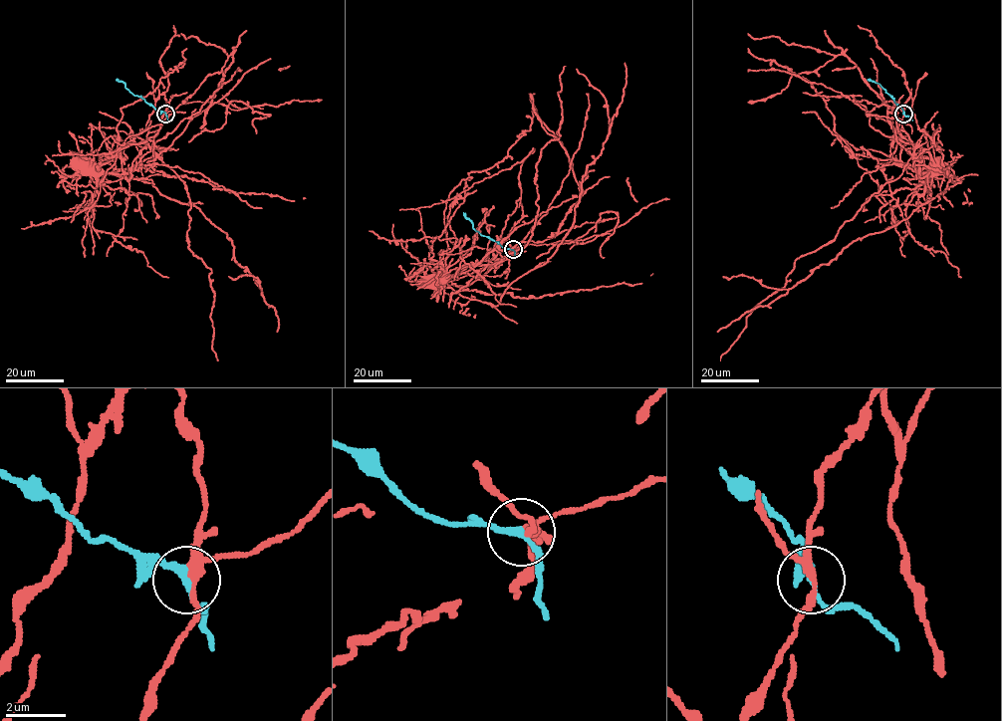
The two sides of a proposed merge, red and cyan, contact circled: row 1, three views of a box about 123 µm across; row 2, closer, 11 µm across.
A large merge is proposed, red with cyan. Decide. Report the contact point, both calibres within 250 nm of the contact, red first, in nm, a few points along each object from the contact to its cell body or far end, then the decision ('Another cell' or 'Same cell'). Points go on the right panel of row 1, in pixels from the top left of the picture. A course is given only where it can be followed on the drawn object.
Place: (903, 114). Thickness 240 nm (red) against 200 nm. Course of red: (903, 113), (910, 95), (919, 128), (933, 139), (921, 134), (913, 150), (915, 167), (927, 173), (932, 163). Course of cyan: (903, 113), (878, 84), (867, 80). Another cell

